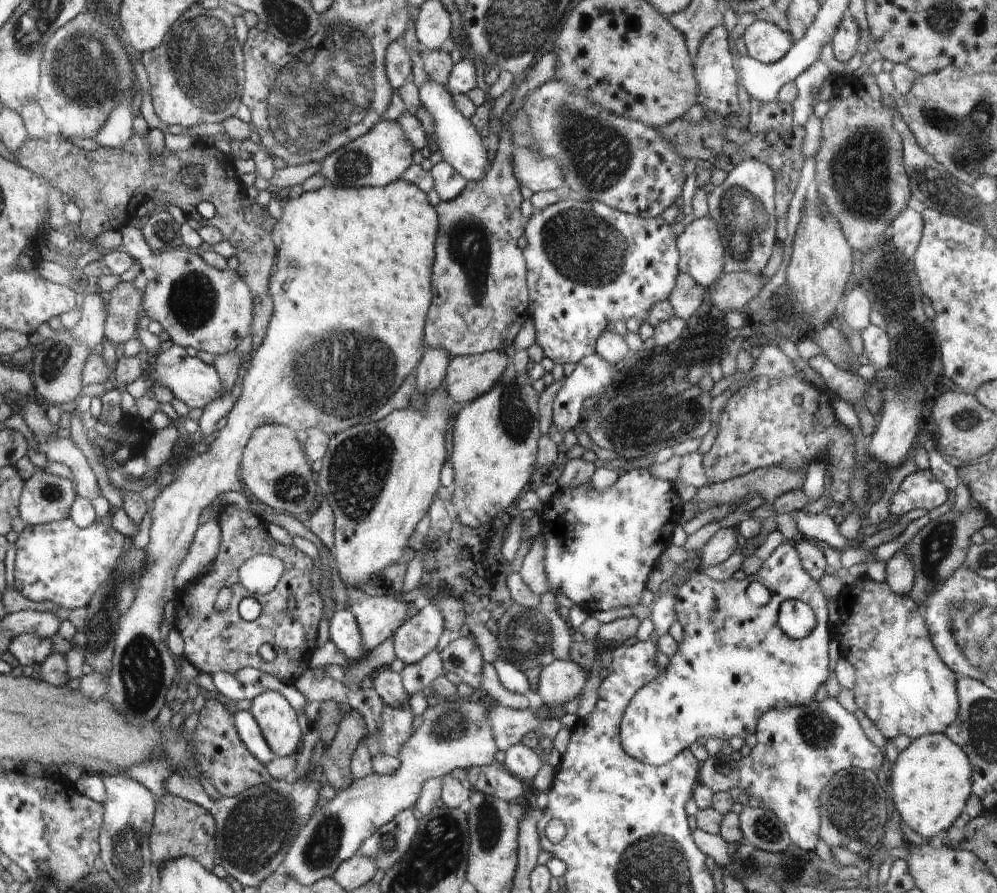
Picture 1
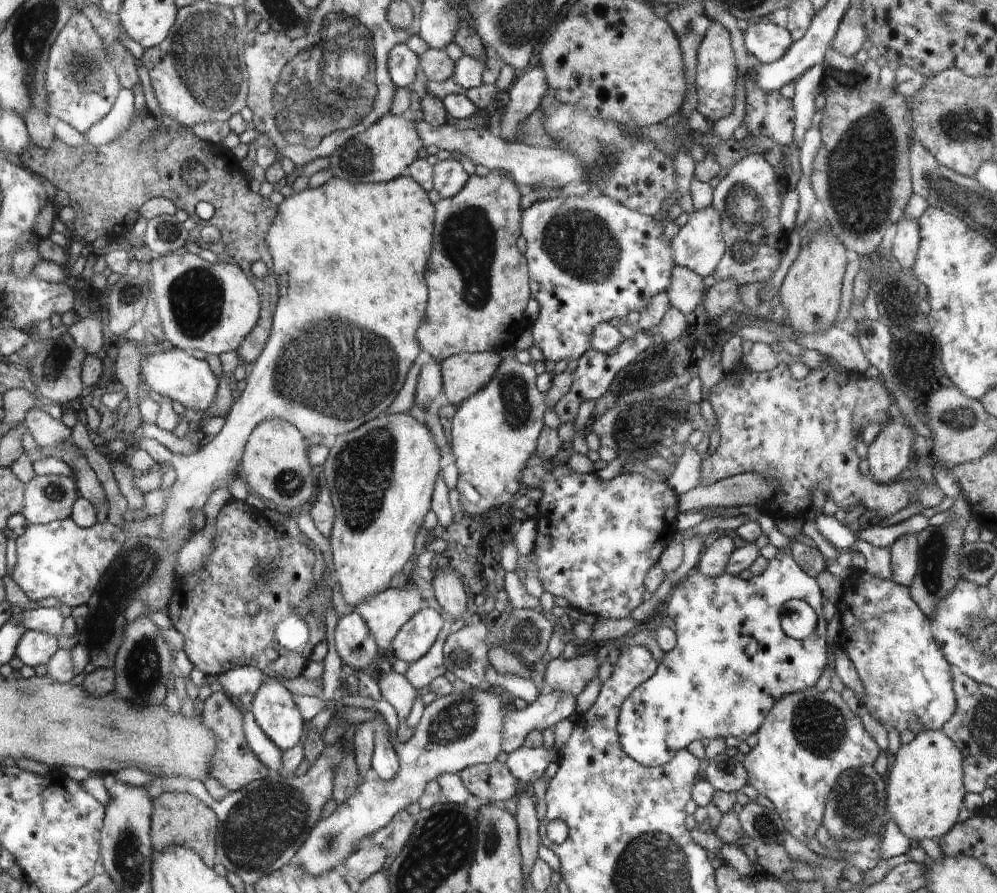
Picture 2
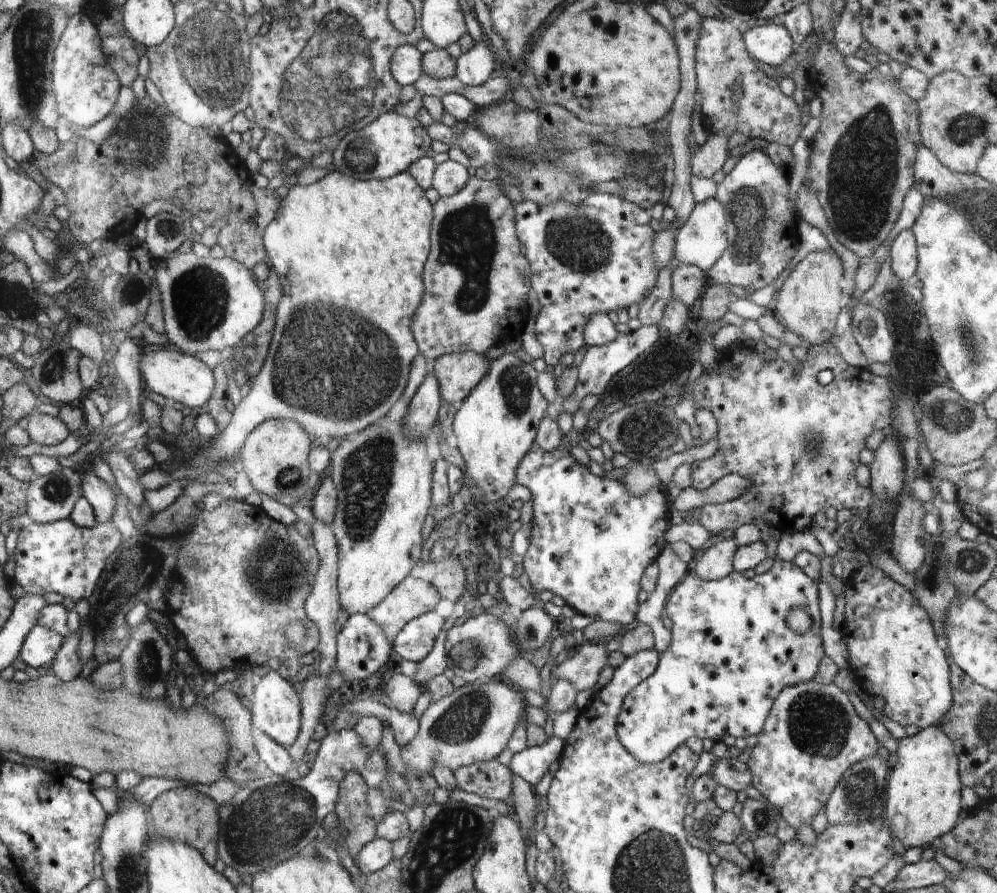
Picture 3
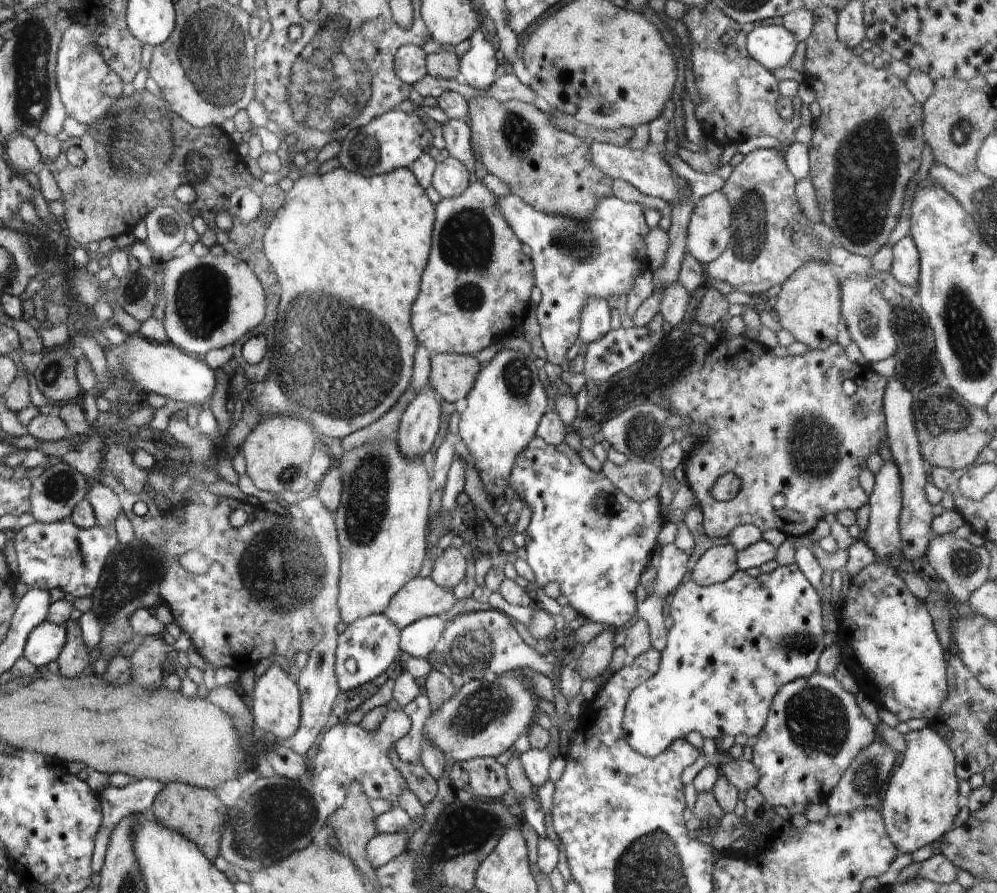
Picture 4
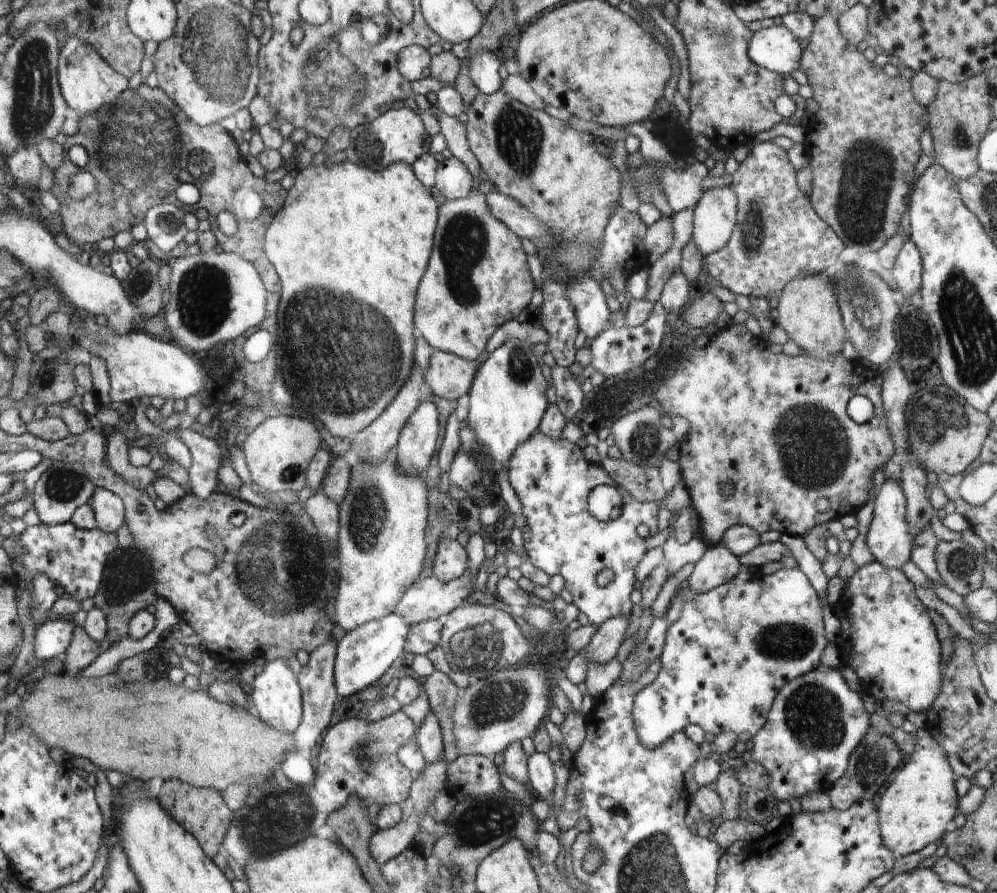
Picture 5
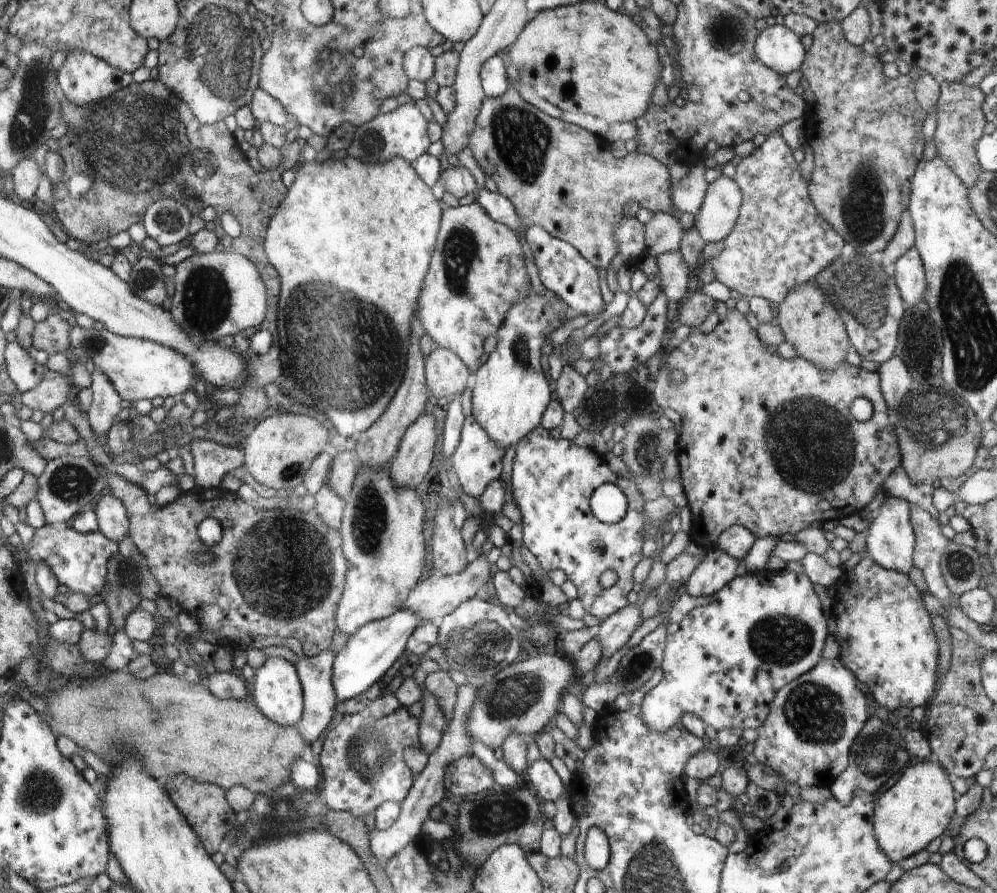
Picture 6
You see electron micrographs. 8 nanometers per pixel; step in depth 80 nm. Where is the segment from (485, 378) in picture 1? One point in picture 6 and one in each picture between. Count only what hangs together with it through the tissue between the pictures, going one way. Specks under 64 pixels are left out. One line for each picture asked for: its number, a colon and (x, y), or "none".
2: (464, 375)
3: (458, 375)
4: (452, 376)
5: (450, 377)
6: (445, 371)

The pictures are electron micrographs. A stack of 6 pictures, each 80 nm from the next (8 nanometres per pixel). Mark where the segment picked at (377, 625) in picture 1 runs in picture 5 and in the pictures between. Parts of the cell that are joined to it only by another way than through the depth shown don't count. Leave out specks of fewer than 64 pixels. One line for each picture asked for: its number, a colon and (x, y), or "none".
2: (385, 614)
3: (414, 597)
4: (421, 597)
5: (429, 599)

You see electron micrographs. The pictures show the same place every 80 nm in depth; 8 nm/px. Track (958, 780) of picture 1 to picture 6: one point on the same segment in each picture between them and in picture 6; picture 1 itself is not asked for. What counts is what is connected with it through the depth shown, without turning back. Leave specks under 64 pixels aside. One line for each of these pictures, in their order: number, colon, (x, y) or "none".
2: (925, 792)
3: (923, 799)
4: (922, 800)
5: (920, 799)
6: (916, 808)

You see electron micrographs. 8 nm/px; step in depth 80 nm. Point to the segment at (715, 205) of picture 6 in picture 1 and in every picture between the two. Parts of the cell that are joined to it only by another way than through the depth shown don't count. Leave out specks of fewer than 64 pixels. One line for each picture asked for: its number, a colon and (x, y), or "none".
1: (702, 252)
2: (700, 244)
3: (702, 240)
4: (708, 233)
5: (714, 218)

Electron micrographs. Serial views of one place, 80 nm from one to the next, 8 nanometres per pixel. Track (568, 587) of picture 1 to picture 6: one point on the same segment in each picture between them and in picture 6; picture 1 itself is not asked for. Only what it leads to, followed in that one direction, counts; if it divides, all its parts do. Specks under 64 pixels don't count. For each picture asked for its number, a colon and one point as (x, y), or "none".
2: (596, 540)
3: (591, 540)
4: (596, 558)
5: (551, 478)
6: (551, 482)

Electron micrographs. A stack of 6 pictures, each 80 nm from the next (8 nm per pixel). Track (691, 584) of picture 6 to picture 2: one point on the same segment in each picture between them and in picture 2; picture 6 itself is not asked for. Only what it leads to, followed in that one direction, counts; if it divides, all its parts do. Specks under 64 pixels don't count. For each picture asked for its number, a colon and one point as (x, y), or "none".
2: (717, 552)
3: (716, 563)
4: (716, 565)
5: (718, 565)

